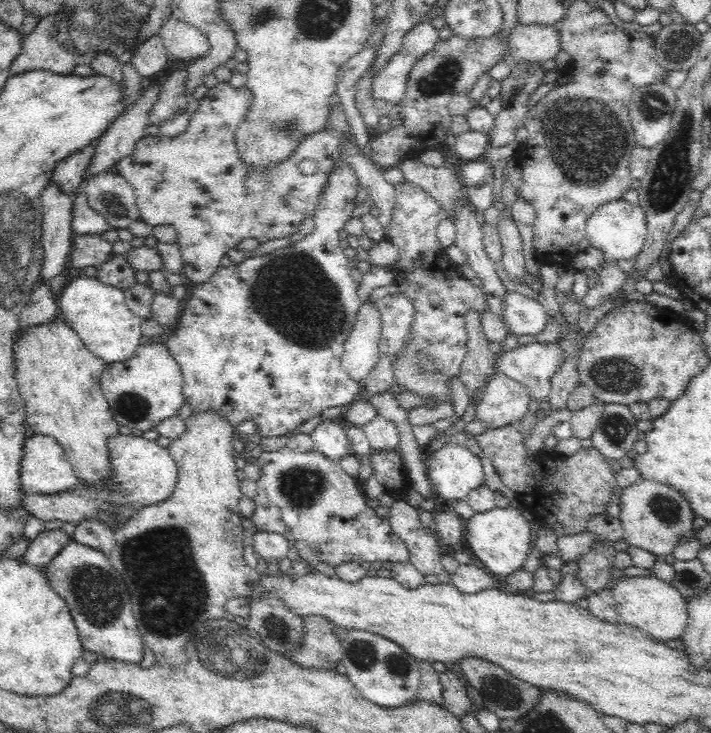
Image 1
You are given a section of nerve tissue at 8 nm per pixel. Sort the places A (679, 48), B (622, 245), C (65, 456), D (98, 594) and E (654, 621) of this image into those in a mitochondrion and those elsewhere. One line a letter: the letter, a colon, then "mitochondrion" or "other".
A: mitochondrion
B: other
C: other
D: mitochondrion
E: other

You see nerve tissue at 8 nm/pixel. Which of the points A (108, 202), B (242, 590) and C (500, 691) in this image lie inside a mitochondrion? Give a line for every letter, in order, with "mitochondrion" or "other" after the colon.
A: mitochondrion
B: other
C: mitochondrion

